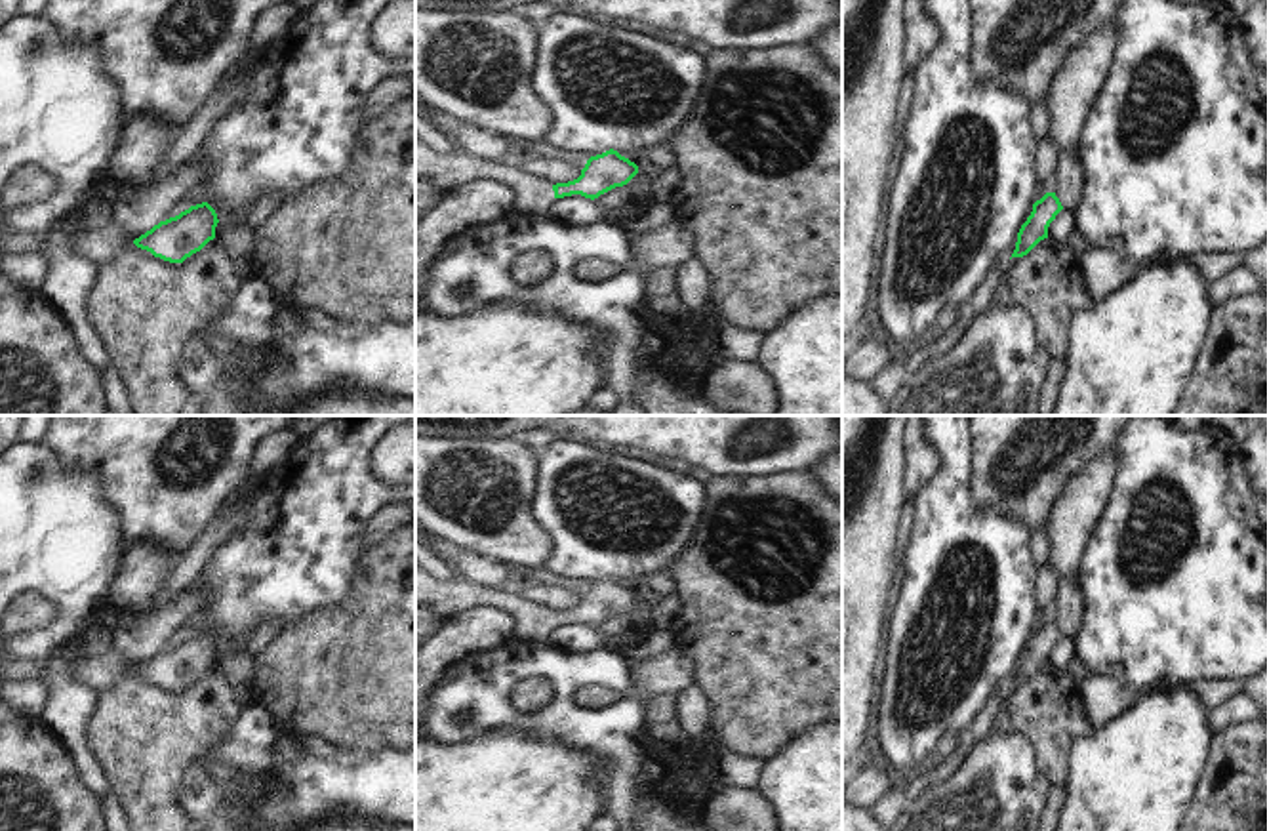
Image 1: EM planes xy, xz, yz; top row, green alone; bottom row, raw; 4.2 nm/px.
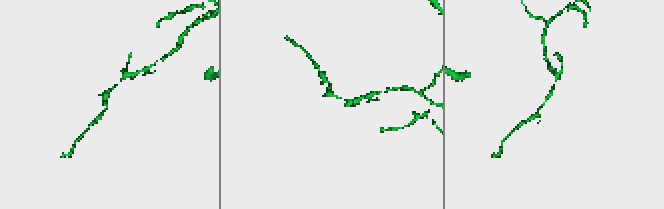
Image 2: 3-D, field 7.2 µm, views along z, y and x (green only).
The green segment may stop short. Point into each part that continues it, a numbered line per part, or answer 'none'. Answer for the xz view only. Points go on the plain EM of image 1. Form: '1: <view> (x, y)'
1: xz (534, 622)

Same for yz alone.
none

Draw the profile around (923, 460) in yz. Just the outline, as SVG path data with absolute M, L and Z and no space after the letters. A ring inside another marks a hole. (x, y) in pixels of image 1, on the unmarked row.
M907 416L903 429L907 448L907 473L903 488L907 497L916 496L939 467L939 452L924 431L924 416Z

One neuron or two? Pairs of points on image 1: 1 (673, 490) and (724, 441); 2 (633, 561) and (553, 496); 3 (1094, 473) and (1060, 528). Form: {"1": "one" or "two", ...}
{"1": "two", "2": "one", "3": "one"}

